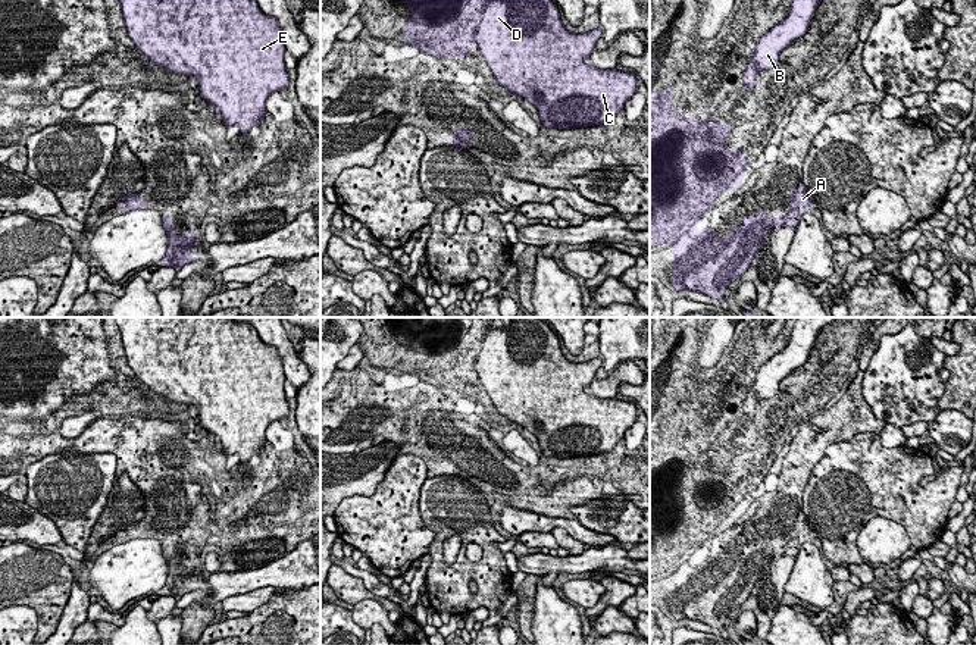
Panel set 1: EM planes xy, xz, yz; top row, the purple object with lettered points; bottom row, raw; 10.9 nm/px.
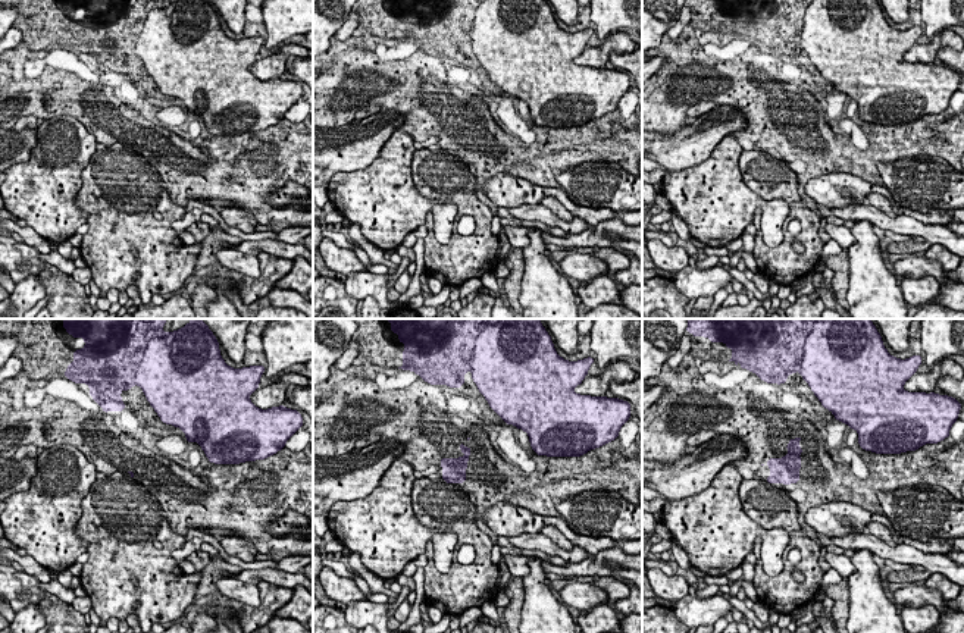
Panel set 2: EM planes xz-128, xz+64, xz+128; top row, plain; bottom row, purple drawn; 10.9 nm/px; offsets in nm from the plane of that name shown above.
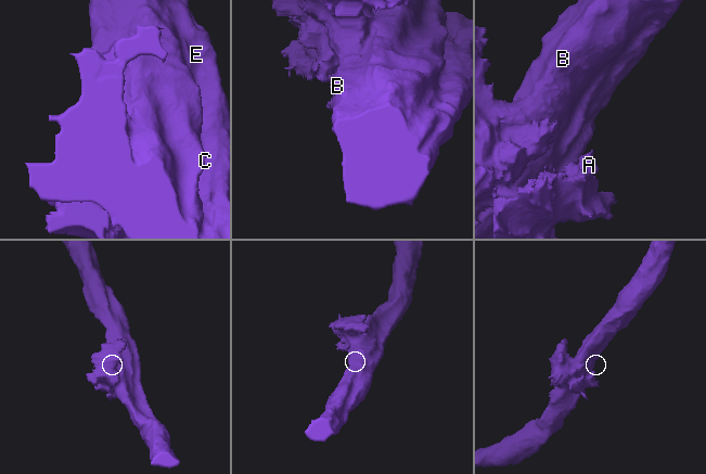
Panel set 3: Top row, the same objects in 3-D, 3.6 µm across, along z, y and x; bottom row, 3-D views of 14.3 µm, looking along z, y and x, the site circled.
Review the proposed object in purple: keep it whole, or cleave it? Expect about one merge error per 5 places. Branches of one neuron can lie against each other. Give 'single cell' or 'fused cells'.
single cell

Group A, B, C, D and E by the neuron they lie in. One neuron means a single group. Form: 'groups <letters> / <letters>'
groups A B C D E

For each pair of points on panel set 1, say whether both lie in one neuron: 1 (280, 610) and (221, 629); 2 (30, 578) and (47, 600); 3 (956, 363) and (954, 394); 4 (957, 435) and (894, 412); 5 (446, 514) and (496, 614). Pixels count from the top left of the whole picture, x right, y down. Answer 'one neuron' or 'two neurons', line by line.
1: one neuron
2: one neuron
3: one neuron
4: two neurons
5: one neuron

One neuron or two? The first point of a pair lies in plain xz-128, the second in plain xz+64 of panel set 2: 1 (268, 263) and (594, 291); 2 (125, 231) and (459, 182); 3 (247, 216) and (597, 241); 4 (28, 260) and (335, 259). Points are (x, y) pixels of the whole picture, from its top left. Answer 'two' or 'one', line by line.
1: two
2: one
3: two
4: one

